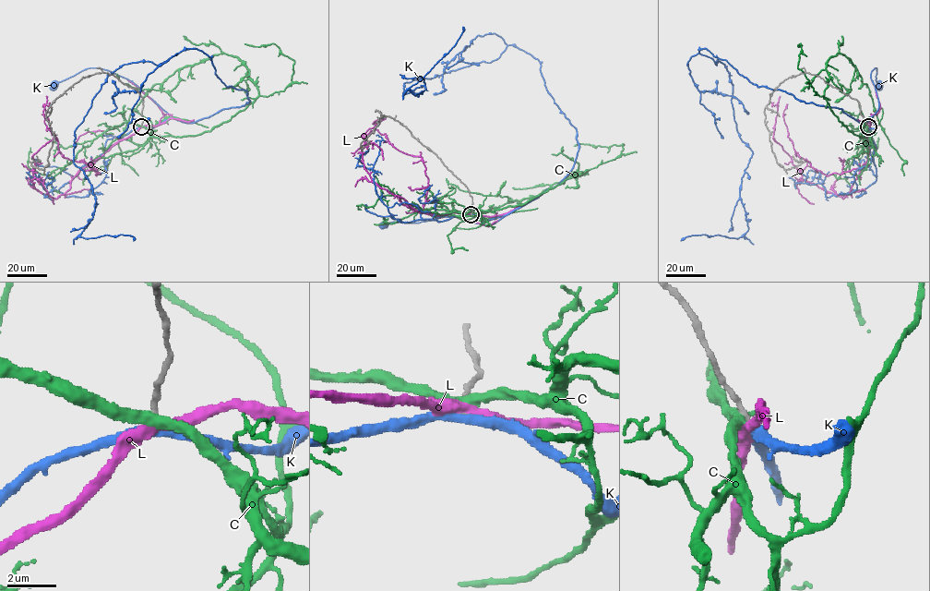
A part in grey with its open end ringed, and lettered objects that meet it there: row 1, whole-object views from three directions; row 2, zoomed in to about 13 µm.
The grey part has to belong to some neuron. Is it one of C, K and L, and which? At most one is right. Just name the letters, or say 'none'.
K

